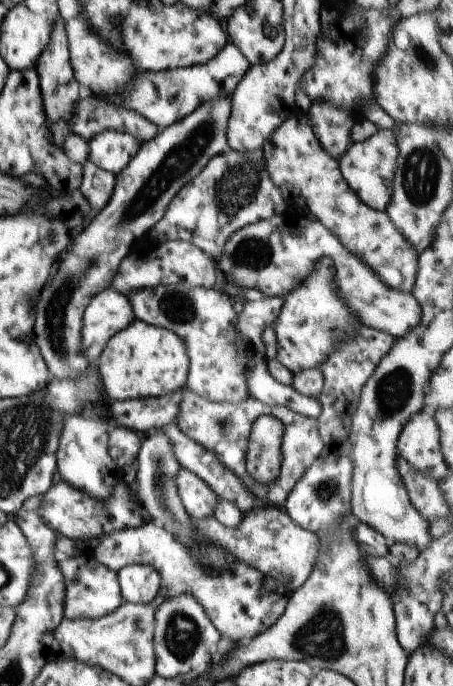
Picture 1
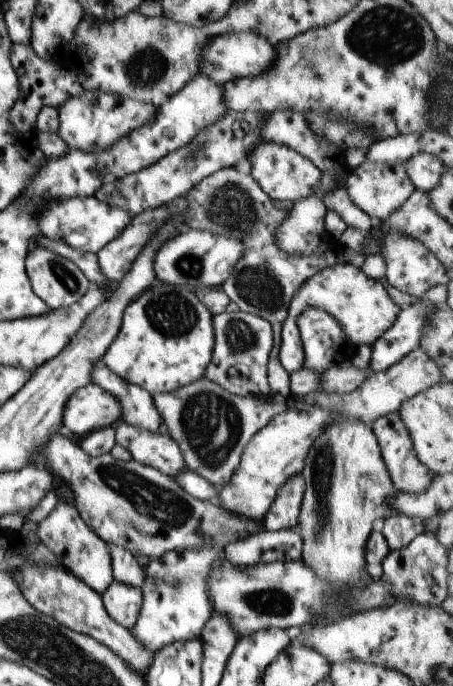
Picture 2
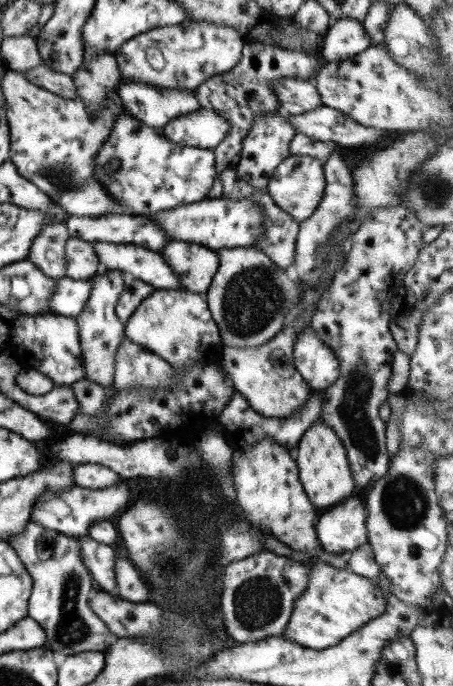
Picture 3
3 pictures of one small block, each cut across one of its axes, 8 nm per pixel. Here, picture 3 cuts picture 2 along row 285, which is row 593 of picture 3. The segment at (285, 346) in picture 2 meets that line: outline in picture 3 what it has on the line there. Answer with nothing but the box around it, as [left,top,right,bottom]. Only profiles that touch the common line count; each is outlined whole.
[233,439,387,650]

